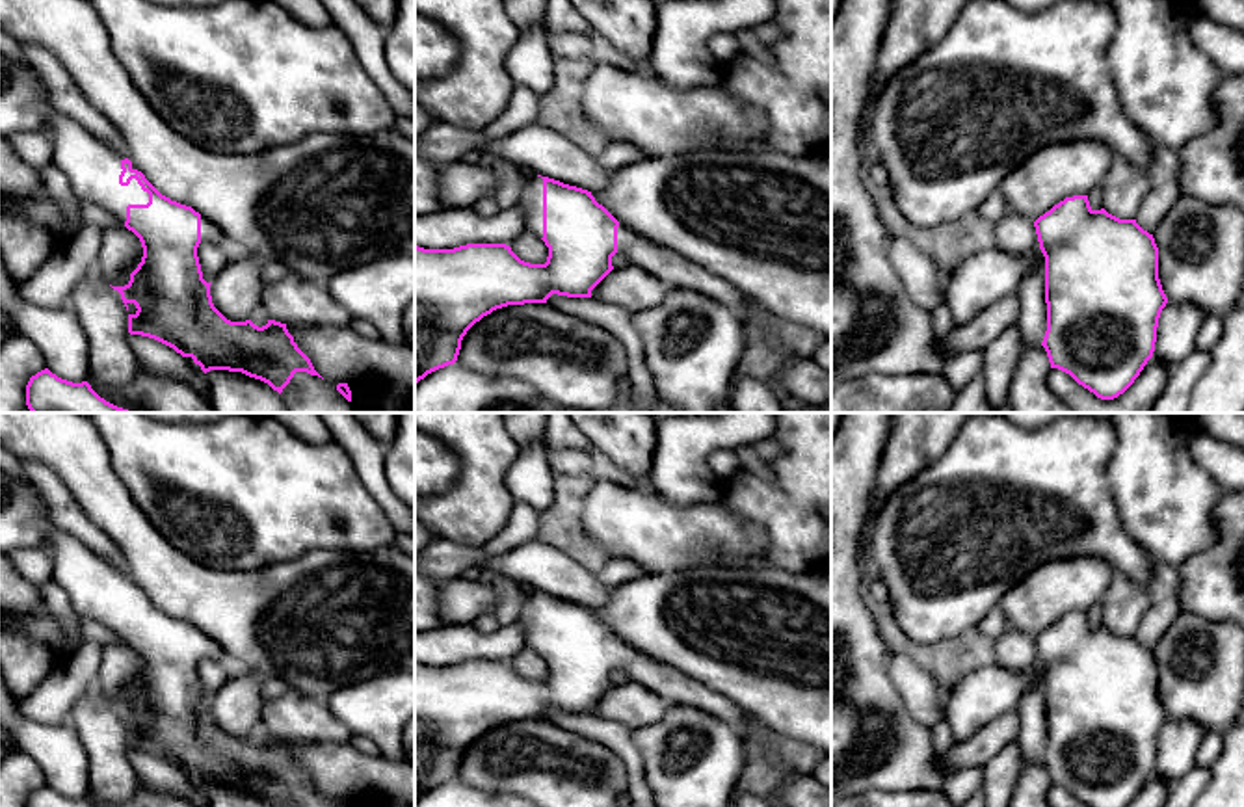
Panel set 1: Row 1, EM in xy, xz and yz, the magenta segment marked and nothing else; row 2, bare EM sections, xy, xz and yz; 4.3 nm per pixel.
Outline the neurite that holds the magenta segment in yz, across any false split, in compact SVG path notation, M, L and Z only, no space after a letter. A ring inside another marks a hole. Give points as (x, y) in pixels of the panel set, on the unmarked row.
M1088 612L1065 614L1034 638L1045 673L1047 747L1041 762L1051 785L1069 790L1088 807L1127 807L1153 774L1157 744L1168 714L1158 695L1158 664L1136 636L1093 627Z

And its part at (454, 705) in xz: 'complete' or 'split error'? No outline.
split error

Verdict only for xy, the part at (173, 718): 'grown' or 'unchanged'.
grown

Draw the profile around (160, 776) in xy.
M128 751L128 762L139 777L139 783L152 790L190 800L197 807L212 807L208 792L205 788L193 788L186 775L173 764L141 751Z

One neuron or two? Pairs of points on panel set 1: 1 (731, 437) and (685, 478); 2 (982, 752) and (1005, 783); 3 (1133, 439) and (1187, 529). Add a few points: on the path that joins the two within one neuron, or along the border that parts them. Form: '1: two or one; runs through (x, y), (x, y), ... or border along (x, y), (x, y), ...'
1: one; runs through (716, 437), (687, 463)
2: two; border along (1018, 739), (1003, 746), (982, 765)
3: one; runs through (1151, 462), (1155, 484), (1177, 506)

